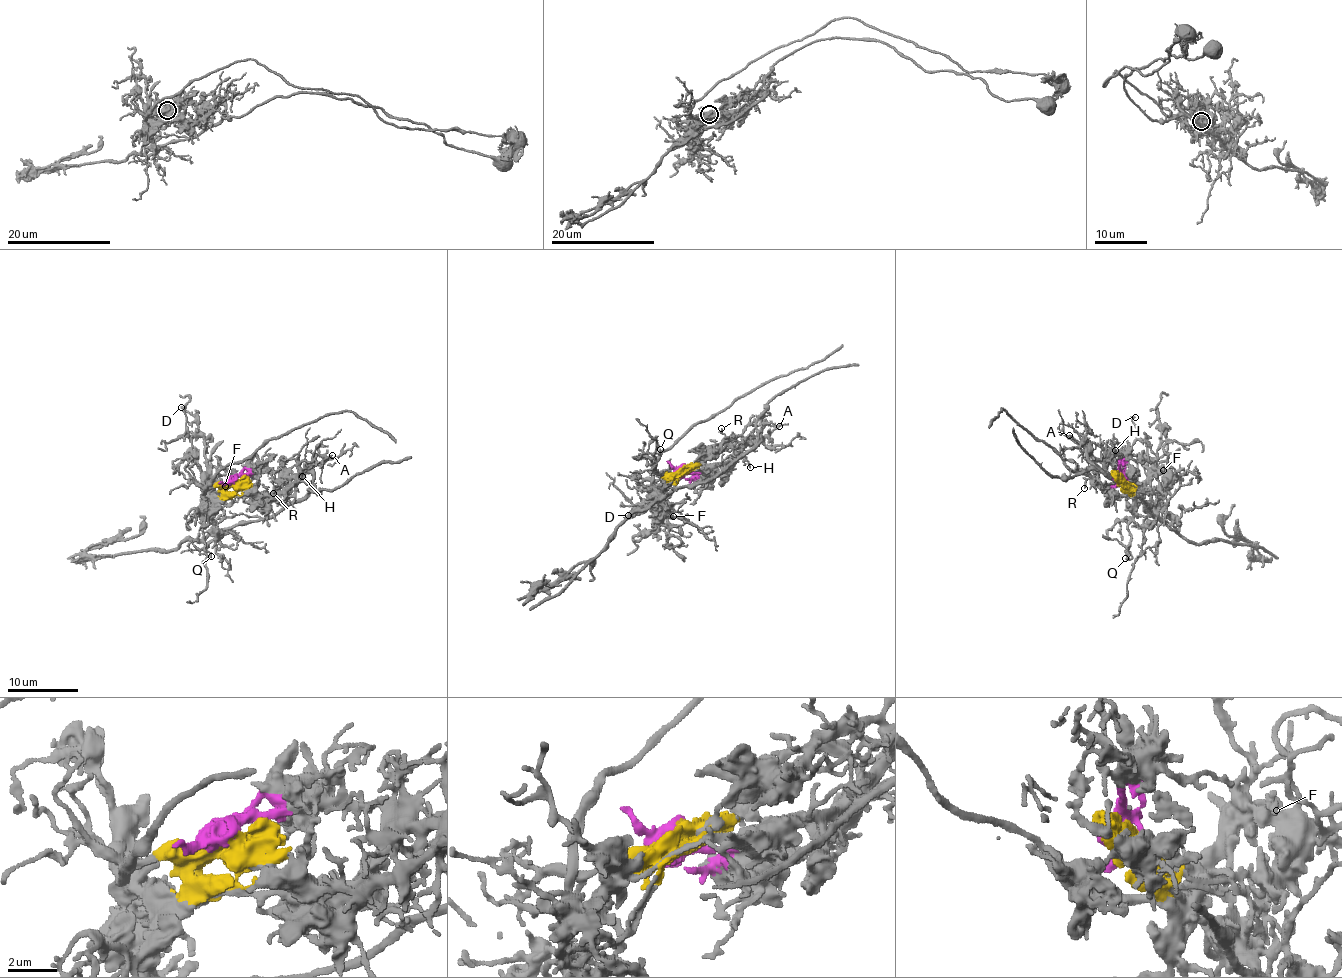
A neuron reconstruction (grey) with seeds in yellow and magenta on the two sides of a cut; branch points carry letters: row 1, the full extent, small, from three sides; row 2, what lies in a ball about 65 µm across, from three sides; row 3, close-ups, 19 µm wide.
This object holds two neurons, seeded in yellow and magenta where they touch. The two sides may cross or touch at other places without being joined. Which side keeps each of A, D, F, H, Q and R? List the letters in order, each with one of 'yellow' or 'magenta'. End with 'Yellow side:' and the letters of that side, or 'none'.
A: magenta
D: yellow
F: yellow
H: magenta
Q: yellow
R: magenta
Yellow side: D, F, Q

